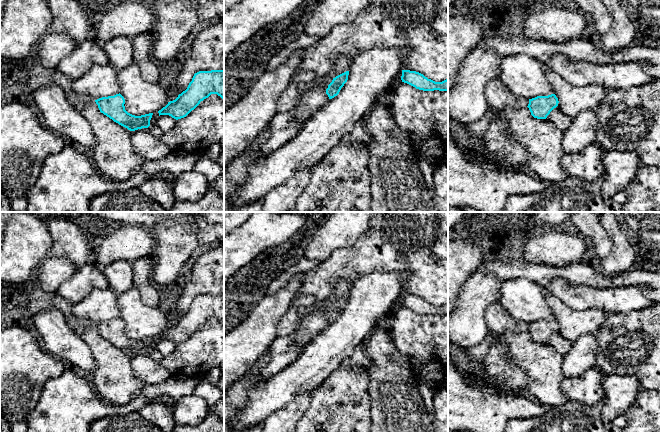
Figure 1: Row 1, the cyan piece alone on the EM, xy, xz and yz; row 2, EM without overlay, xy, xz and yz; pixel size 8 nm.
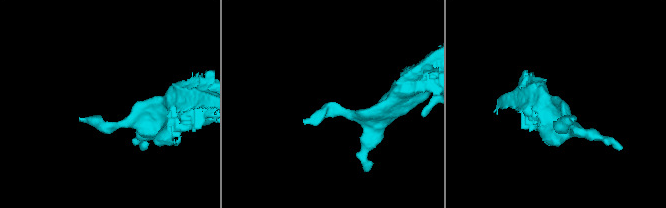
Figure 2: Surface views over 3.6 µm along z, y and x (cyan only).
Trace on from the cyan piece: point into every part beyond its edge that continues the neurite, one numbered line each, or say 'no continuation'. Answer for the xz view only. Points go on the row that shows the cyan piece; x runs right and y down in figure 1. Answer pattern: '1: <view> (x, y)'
no continuation

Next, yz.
no continuation

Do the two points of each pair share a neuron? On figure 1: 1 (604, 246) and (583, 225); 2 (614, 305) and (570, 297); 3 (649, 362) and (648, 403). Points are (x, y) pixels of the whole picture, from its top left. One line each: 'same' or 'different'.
1: same
2: same
3: different

